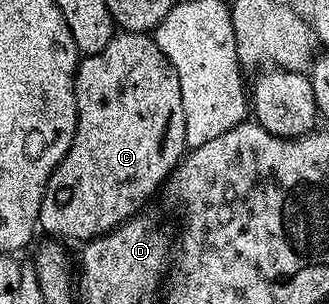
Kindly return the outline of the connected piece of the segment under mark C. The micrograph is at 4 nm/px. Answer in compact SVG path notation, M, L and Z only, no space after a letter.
M137 31L117 33L109 41L109 45L105 45L105 49L101 49L101 53L80 58L79 67L75 71L75 104L79 110L75 136L65 153L65 157L56 165L49 177L45 197L41 201L41 209L39 210L38 226L44 227L51 234L48 236L58 237L63 241L68 241L67 239L86 241L96 239L98 235L108 235L114 227L119 227L128 219L140 214L146 208L143 206L150 201L151 194L159 186L160 190L168 182L171 172L179 166L180 159L188 150L187 134L185 133L185 109L181 101L181 81L177 81L177 69L173 69L169 57L165 57L165 53L161 53L161 49L155 44L155 40L150 34Z

